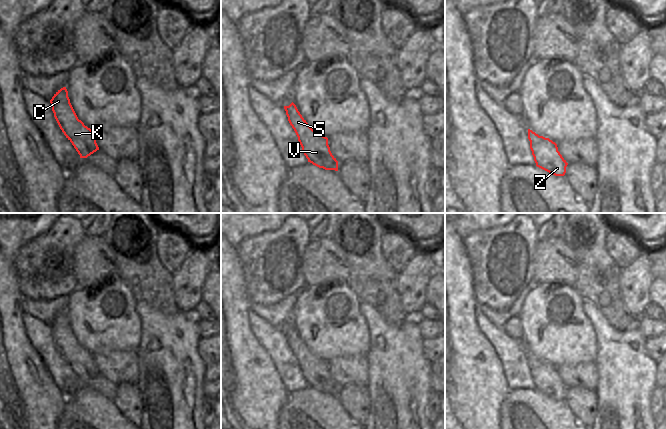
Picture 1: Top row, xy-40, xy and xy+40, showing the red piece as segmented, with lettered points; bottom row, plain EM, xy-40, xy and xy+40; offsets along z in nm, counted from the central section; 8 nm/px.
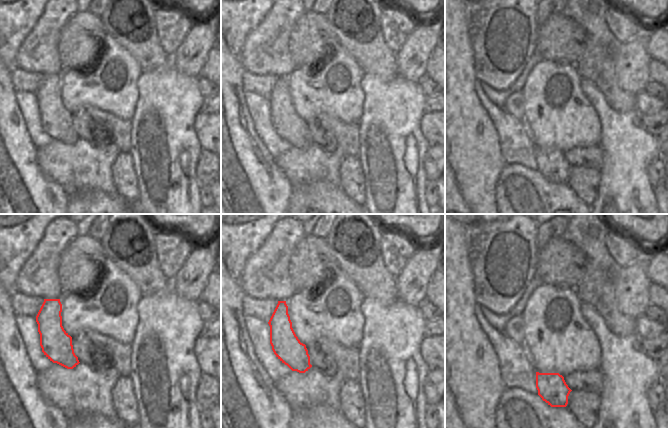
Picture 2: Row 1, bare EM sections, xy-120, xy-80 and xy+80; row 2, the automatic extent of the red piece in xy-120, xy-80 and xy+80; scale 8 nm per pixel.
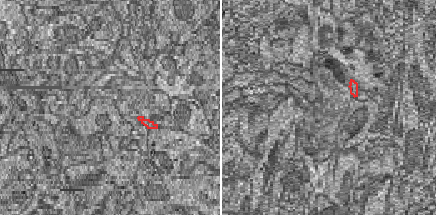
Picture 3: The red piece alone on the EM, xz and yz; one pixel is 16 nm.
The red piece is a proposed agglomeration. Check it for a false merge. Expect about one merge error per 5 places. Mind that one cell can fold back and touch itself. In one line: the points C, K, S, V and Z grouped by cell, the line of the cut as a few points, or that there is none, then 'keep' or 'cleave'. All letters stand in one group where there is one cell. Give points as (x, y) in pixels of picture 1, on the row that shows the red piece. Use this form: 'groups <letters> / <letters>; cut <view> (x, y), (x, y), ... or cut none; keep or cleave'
groups C K S V Z; cut none; keep

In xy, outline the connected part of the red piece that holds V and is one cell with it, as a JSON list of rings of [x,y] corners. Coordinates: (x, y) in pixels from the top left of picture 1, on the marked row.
[[[293,102],[284,109],[308,162],[325,170],[338,171],[338,161],[330,151],[328,138],[308,125]]]

